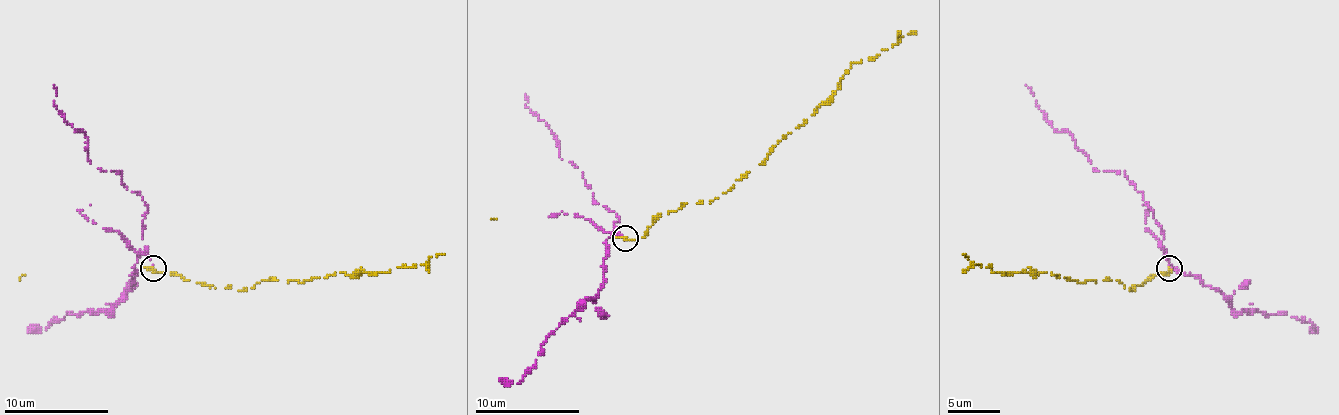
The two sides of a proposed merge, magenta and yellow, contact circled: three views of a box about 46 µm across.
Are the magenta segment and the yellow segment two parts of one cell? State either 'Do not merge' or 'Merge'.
Do not merge

